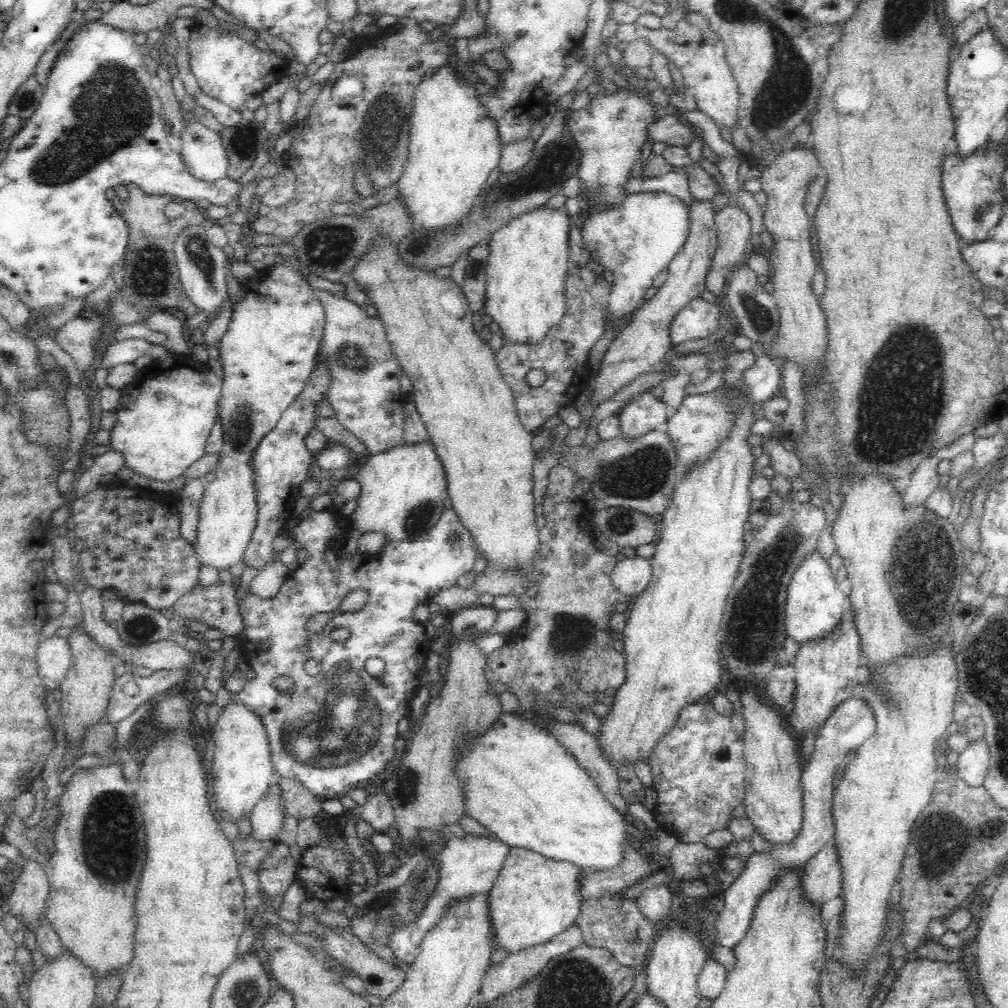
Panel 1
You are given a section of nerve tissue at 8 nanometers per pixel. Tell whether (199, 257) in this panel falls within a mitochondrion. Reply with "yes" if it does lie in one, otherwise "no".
yes

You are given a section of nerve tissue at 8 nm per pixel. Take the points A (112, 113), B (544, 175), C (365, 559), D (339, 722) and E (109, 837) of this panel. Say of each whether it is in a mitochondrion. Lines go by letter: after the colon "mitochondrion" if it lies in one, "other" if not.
A: mitochondrion
B: mitochondrion
C: other
D: mitochondrion
E: mitochondrion

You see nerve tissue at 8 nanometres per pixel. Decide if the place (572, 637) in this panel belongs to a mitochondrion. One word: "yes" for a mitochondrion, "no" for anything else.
yes

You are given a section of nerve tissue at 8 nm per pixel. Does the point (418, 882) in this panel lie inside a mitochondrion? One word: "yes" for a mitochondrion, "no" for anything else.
yes

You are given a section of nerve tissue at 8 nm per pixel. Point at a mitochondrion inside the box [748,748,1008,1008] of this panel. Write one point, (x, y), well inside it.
(949, 845)

